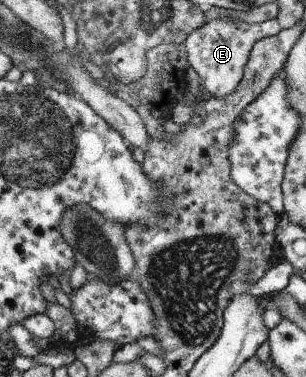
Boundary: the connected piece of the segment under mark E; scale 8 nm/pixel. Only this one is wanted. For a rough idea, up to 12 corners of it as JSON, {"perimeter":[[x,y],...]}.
{"perimeter":[[277,19],[213,20],[183,44],[205,98],[243,81],[253,47]]}

